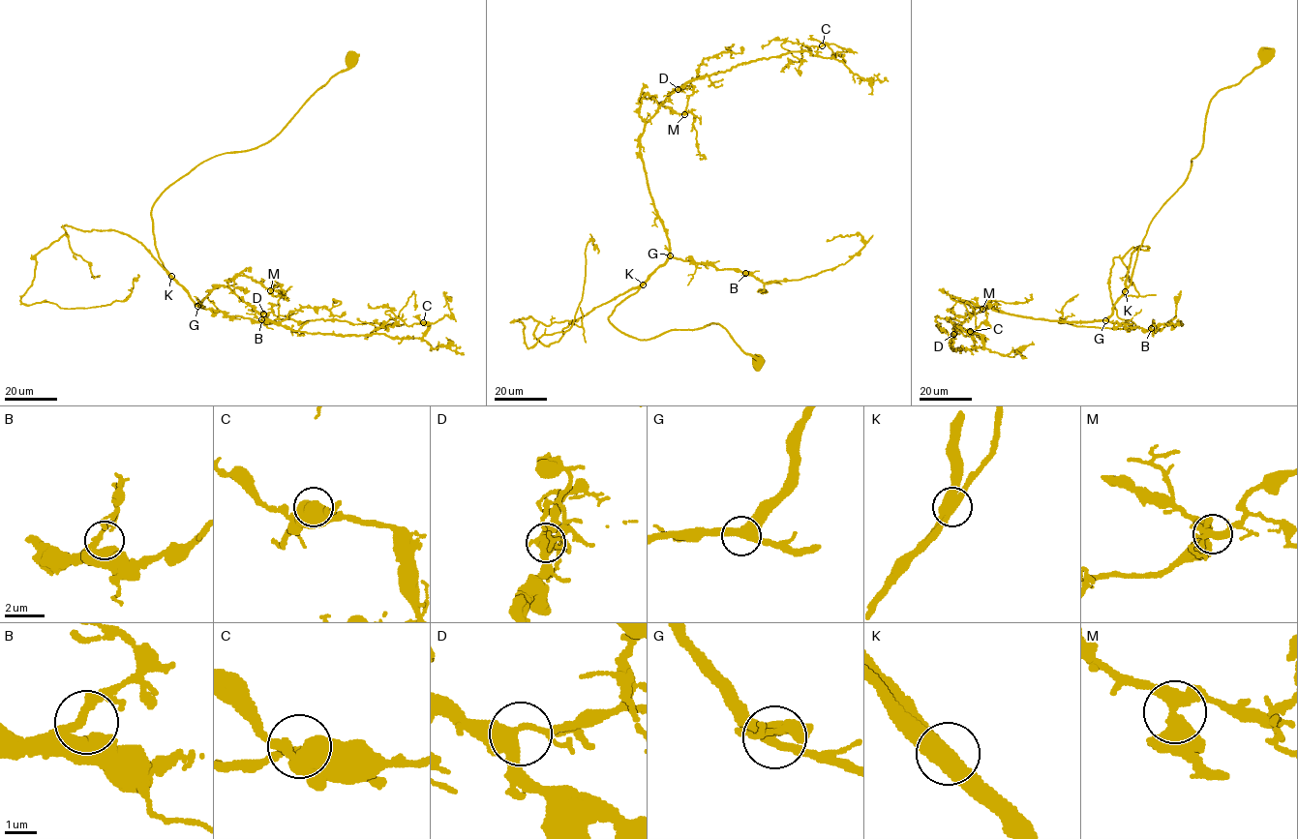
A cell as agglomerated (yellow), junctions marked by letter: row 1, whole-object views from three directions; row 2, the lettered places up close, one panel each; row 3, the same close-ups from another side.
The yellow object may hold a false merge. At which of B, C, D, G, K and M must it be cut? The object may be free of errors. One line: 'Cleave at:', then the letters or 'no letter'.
Cleave at: no letter

